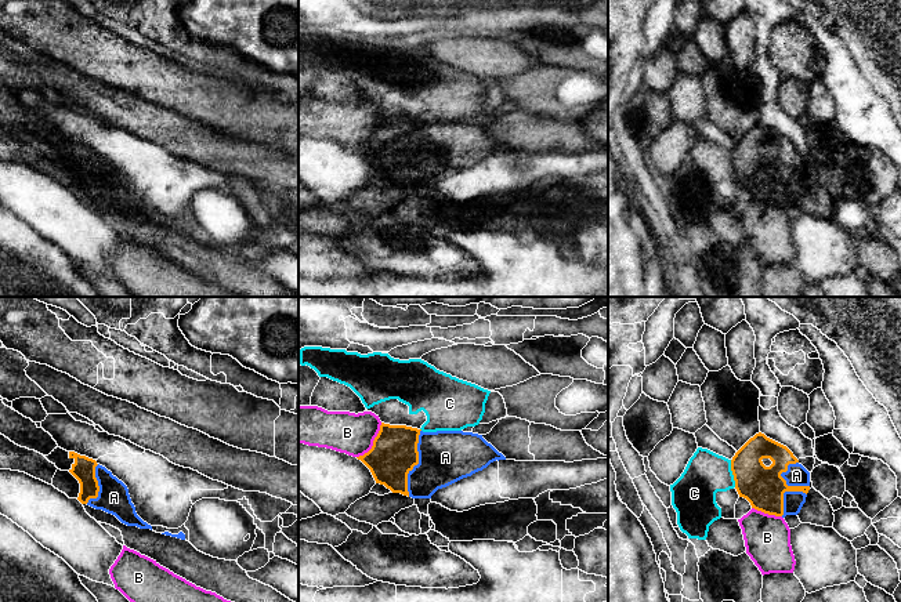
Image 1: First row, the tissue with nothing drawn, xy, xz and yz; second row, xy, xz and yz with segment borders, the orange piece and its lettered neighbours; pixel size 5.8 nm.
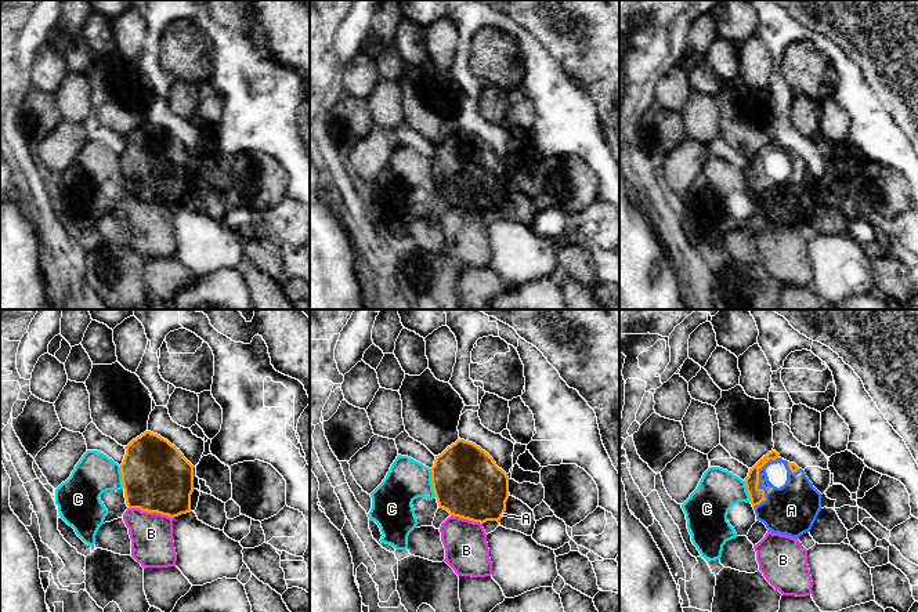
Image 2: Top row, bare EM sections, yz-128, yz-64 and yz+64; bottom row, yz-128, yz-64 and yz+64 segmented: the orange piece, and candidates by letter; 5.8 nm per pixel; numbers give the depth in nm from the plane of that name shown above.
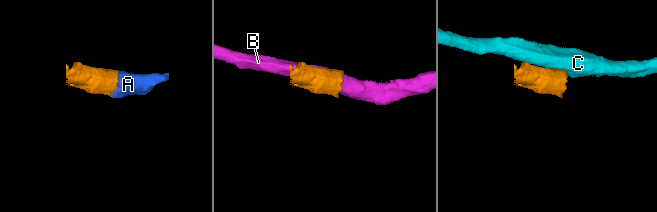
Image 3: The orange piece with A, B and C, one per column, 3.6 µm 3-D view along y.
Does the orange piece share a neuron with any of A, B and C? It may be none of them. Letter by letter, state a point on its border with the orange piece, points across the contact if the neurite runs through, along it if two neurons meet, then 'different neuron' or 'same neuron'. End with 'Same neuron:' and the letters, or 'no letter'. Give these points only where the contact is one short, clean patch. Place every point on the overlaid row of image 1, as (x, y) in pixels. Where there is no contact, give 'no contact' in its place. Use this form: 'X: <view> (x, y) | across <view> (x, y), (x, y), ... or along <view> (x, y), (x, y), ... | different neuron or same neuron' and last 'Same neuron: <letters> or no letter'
A: xz (418, 463) | same neuron
B: xz (373, 442) | different neuron
C: yz (733, 474) | along yz (730, 460), (735, 486) | different neuron
Same neuron: A

